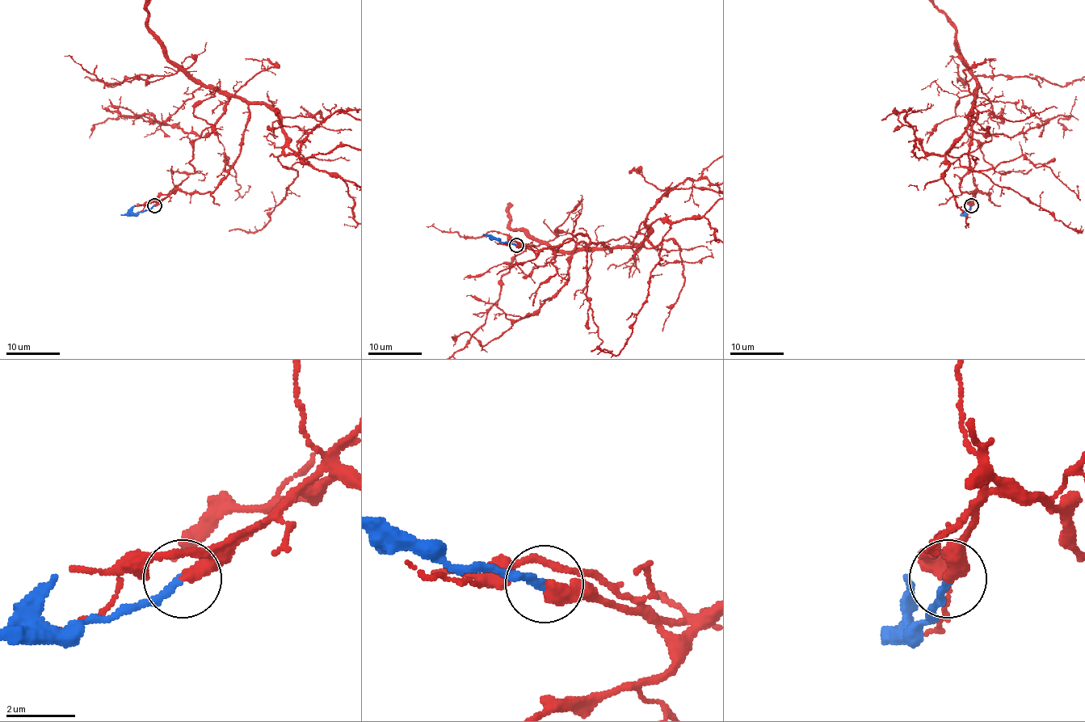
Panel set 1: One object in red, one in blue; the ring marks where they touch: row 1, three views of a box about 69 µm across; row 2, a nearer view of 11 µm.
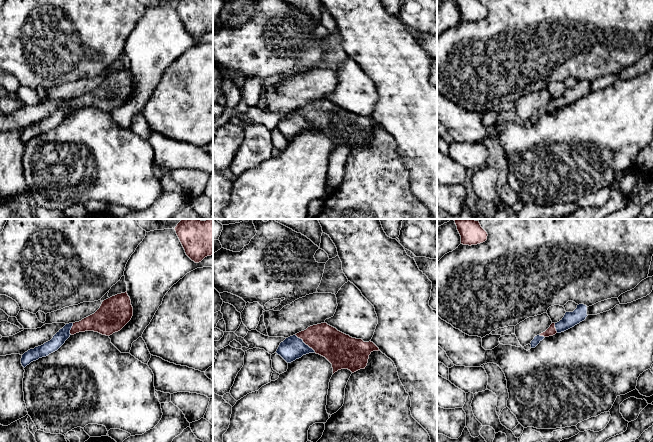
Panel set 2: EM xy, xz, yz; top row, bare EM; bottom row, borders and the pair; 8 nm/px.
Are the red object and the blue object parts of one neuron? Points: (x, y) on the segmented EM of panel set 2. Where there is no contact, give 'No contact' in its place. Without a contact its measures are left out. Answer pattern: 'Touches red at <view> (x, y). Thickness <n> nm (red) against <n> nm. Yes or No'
Touches red at xz (305, 343). Thickness 240 nm (red) against 190 nm. Yes

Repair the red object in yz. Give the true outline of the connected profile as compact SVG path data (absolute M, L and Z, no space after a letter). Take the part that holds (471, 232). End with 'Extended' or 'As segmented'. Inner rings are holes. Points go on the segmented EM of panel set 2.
M470 219L454 220L461 236L461 244L477 245L487 240L487 232L481 227L479 221Z. As segmented

